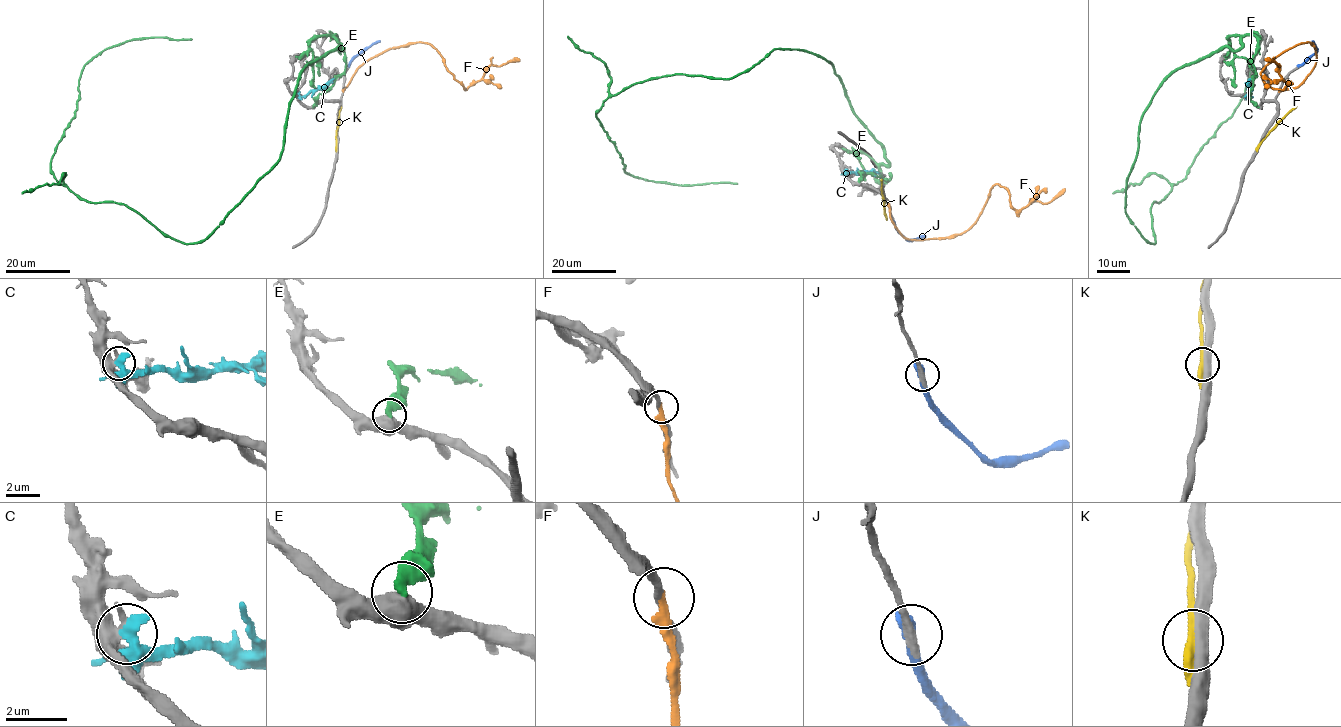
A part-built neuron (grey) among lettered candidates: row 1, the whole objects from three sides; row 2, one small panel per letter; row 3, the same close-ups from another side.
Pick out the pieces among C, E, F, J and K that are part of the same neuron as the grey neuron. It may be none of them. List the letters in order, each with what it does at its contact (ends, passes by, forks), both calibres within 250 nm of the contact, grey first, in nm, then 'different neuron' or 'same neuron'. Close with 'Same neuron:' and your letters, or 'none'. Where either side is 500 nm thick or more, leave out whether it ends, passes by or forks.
C: it passes by | 480/400 nm | different neuron
E: 500/360 nm | different neuron
F: it ends | 260/320 nm | different neuron
J: it ends | 400/460 nm | same neuron
K: it passes by | 440/320 nm | different neuron
Same neuron: J

